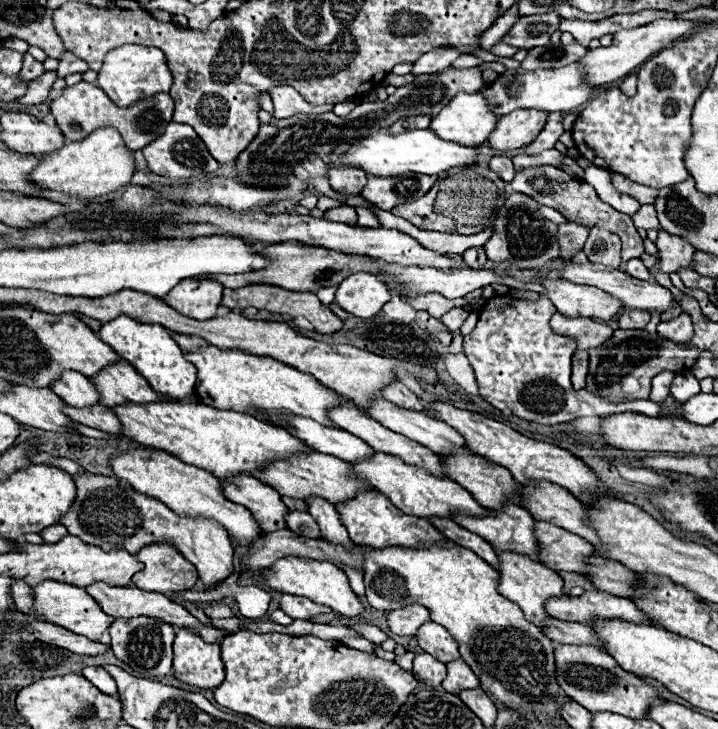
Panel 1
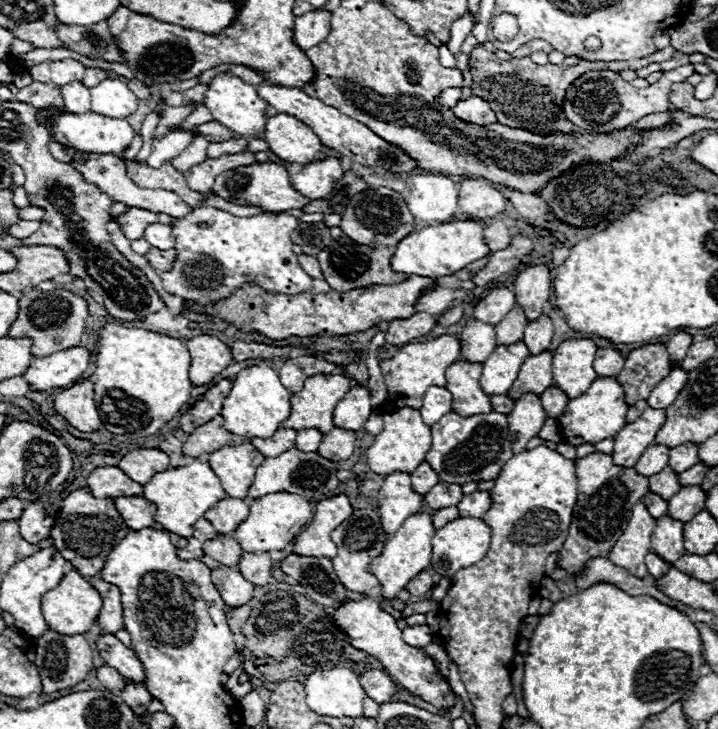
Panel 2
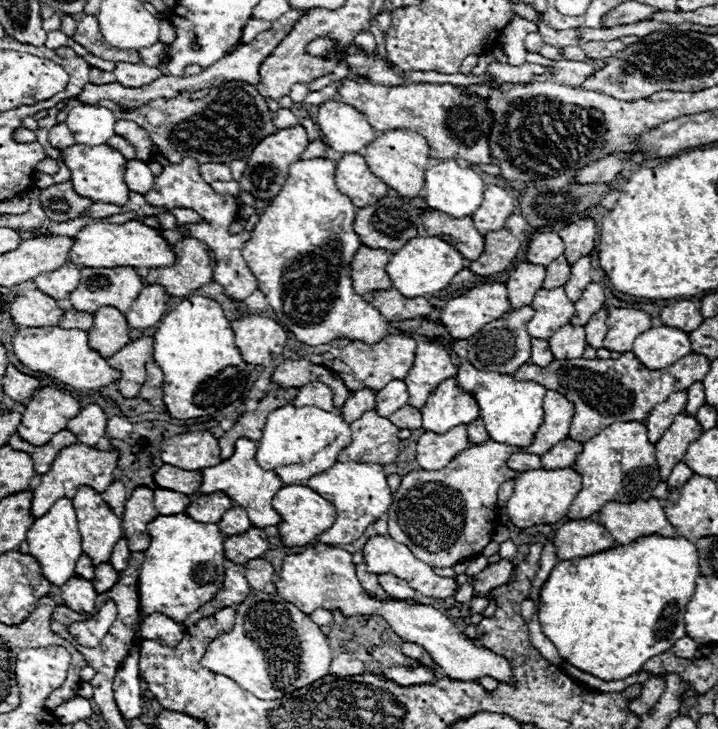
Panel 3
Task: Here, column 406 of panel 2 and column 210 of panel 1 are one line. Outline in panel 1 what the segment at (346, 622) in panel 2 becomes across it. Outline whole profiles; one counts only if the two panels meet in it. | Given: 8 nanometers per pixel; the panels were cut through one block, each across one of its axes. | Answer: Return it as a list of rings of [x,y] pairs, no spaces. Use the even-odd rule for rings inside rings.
[[[178,630],[174,638],[172,670],[176,680],[184,684],[214,690],[224,680],[220,644],[206,644],[190,630]]]

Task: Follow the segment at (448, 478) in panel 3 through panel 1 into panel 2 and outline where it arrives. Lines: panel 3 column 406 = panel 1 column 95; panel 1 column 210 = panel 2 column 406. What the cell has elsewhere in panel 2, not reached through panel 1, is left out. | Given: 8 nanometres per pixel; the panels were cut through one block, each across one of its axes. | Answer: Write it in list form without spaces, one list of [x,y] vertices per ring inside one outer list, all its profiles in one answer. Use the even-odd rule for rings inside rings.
[[[414,514],[404,522],[404,526],[384,542],[384,550],[380,556],[376,556],[368,570],[376,574],[380,580],[380,594],[384,600],[394,600],[398,592],[424,568],[430,566],[432,562],[432,536],[434,536],[434,526],[432,526],[432,516],[430,514]]]

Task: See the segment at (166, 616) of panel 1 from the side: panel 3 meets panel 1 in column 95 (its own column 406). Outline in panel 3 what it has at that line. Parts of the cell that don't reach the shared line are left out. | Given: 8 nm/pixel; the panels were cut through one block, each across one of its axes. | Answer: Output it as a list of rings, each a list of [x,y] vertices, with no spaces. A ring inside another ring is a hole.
[[[380,574],[378,582],[386,590],[386,594],[392,596],[392,598],[400,598],[400,600],[408,600],[408,598],[414,600],[416,598],[416,592],[404,580],[400,580],[392,574]]]

